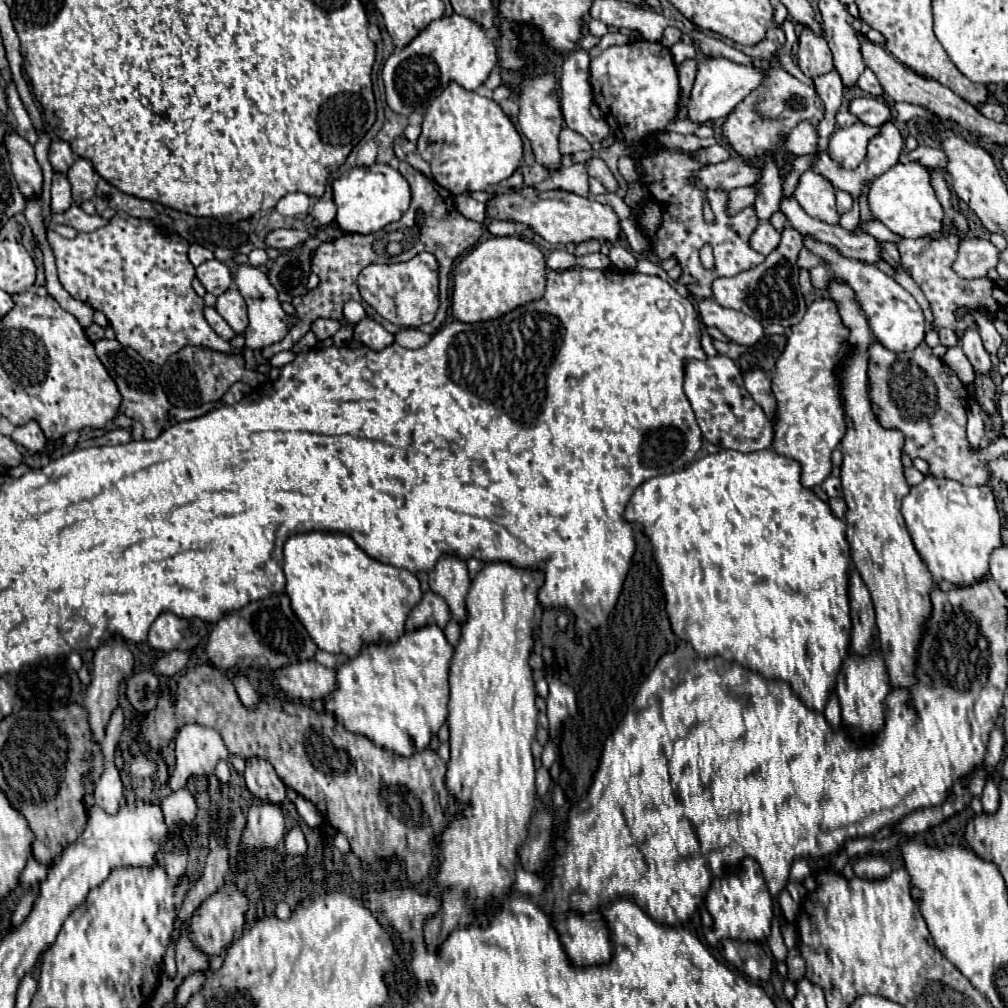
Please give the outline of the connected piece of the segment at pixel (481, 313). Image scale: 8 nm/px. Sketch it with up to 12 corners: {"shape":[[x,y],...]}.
{"shape":[[490,237],[454,269],[452,315],[498,319],[538,301],[546,257]]}

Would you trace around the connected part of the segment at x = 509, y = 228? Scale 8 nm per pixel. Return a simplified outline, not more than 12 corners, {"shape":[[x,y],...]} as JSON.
{"shape":[[493,220],[487,229],[494,236],[516,233],[513,221]]}

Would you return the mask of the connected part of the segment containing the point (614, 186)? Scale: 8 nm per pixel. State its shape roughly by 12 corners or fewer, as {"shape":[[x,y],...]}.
{"shape":[[602,159],[588,161],[588,175],[612,193],[618,181]]}

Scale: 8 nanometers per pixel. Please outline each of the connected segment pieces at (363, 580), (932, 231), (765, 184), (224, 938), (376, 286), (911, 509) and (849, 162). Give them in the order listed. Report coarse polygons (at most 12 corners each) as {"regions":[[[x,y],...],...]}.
{"regions":[[[350,535],[284,545],[294,613],[322,651],[396,643],[422,597]],[[898,163],[870,183],[868,207],[900,237],[944,219],[928,169]],[[778,63],[742,99],[722,135],[760,169],[754,209],[780,207],[776,151],[822,101]],[[224,883],[190,919],[196,947],[222,953],[242,931],[248,897]],[[438,259],[368,265],[362,299],[400,327],[430,323],[440,307]],[[926,475],[900,511],[934,581],[976,583],[1002,547],[988,485]],[[854,123],[836,129],[828,155],[844,169],[856,169],[866,157],[878,127]]]}

